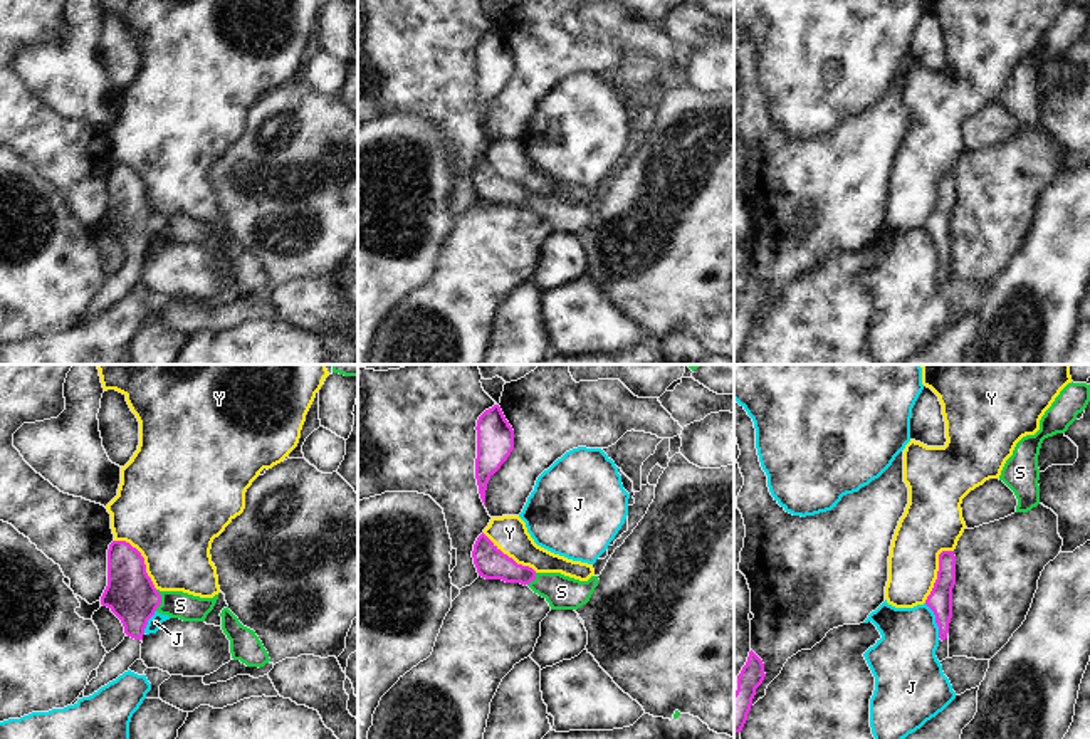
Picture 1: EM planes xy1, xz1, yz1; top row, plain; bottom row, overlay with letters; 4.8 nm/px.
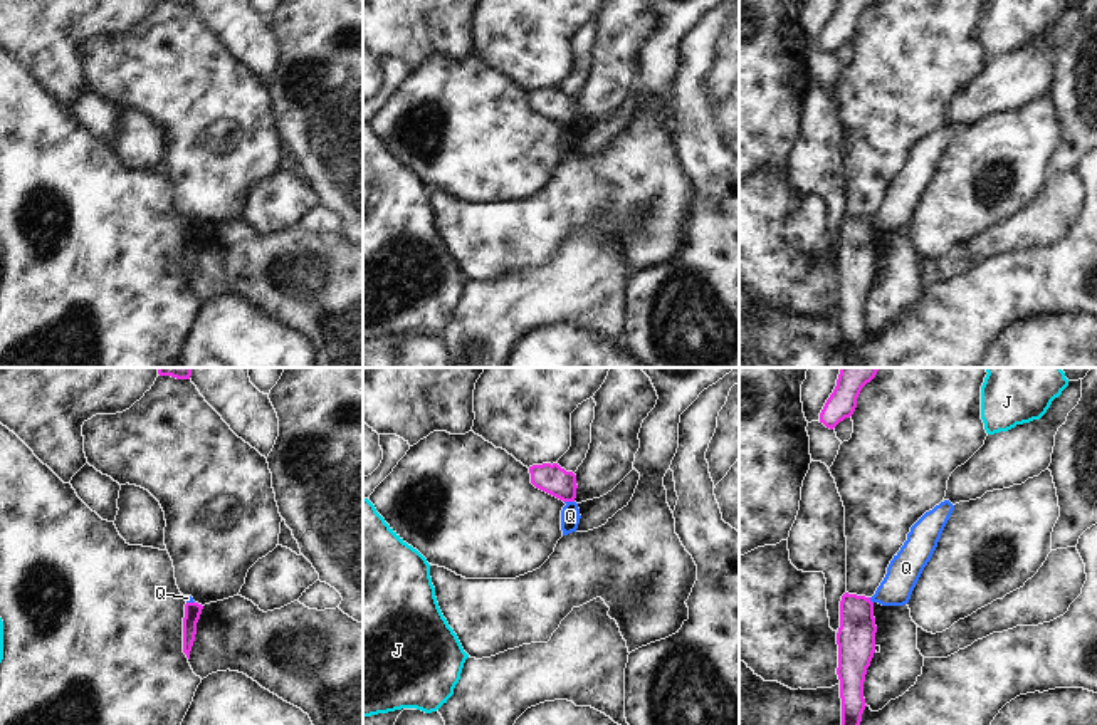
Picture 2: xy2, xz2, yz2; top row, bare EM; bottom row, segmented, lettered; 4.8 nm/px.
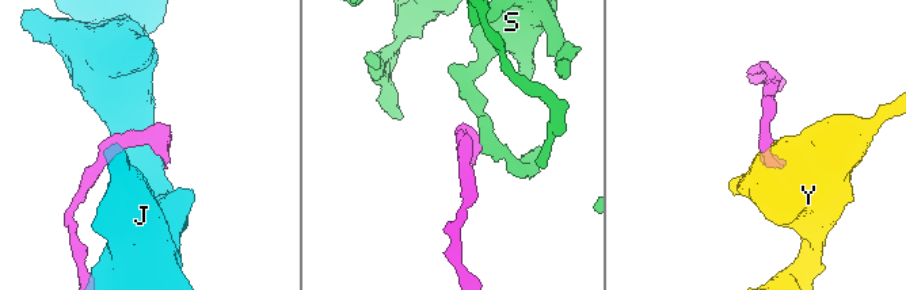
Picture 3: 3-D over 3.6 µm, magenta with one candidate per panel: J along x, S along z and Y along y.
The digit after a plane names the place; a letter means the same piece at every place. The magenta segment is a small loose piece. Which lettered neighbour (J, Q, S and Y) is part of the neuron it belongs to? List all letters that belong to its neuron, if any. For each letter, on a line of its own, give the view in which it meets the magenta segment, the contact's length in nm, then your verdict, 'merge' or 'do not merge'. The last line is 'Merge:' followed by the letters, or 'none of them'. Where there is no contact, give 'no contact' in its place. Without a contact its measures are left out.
J: meets magenta in yz1; contact 180 nm long; do not merge
Q: meets magenta in xz2; contact 50 nm long; do not merge
S: meets magenta in xy1; contact 100 nm long; merge
Y: meets magenta in xy1; contact 320 nm long; do not merge
Merge: S

